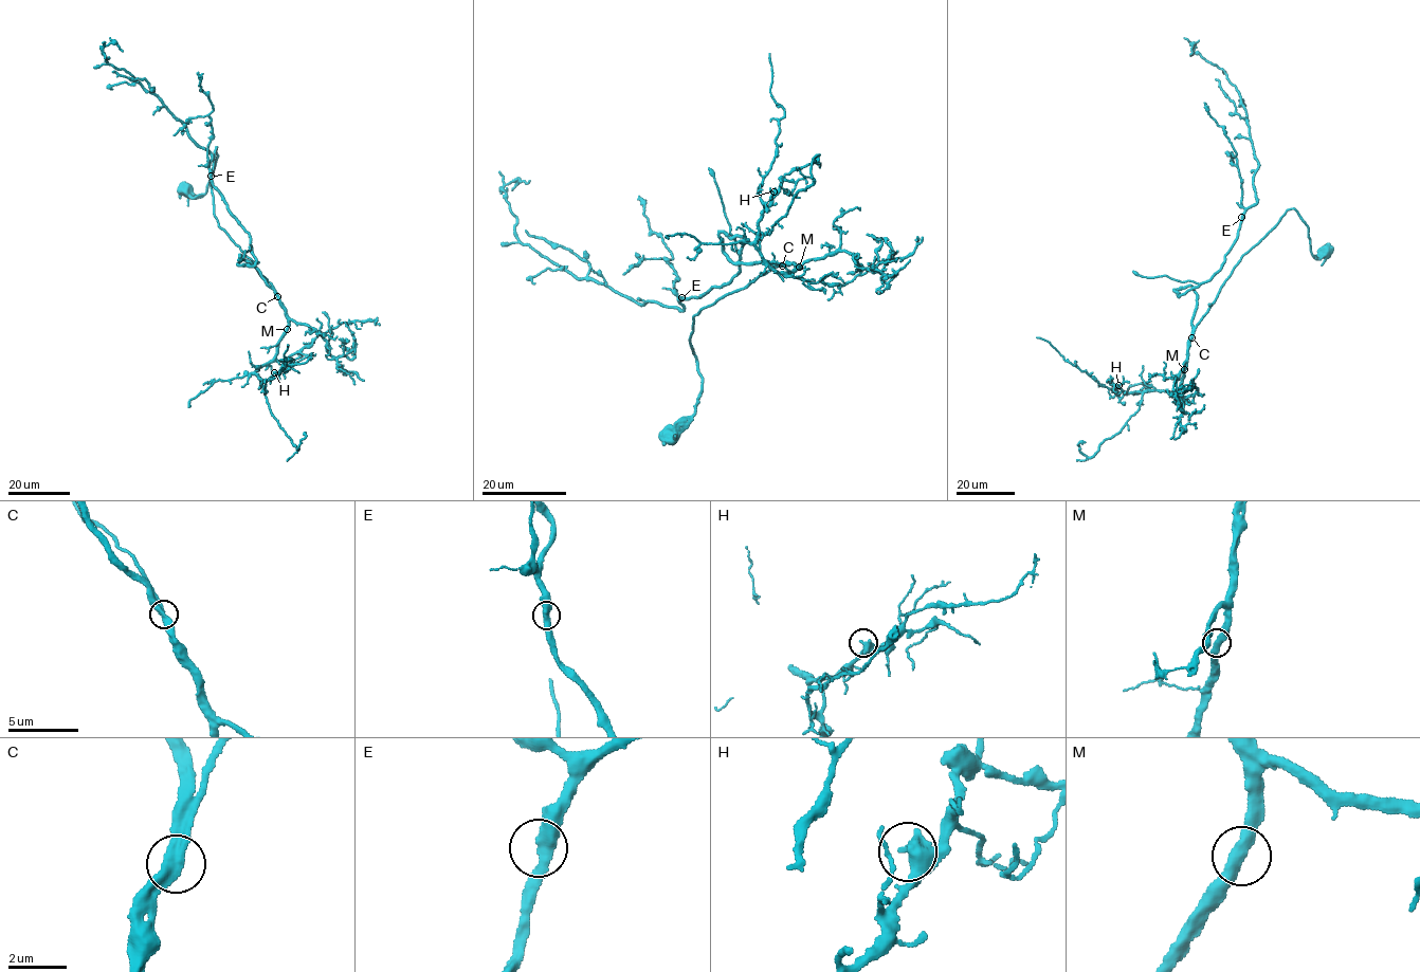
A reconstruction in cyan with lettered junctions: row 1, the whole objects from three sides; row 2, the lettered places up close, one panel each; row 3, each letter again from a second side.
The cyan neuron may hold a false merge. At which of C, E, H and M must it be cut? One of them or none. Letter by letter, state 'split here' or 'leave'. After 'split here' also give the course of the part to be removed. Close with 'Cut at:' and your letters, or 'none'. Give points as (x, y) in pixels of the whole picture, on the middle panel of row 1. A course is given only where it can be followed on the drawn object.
C: leave
E: leave
H: leave
M: leave
Cut at: none

